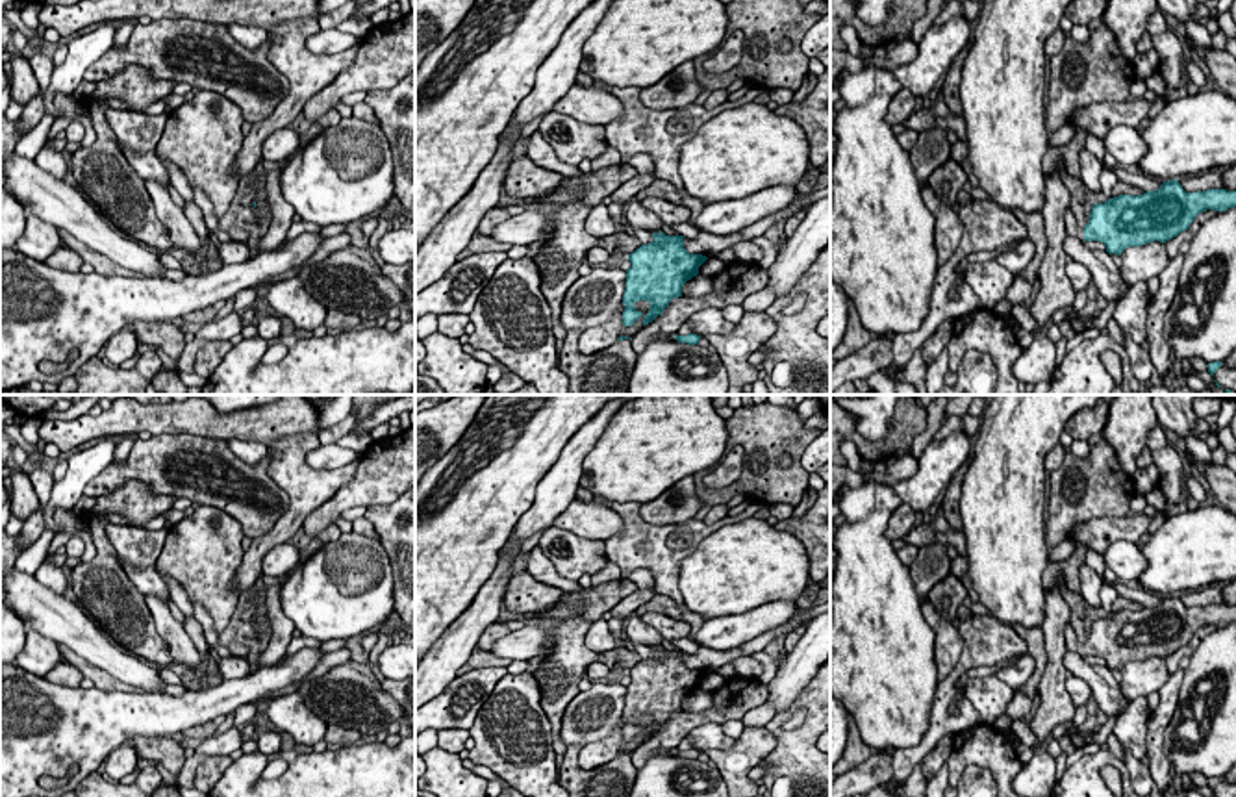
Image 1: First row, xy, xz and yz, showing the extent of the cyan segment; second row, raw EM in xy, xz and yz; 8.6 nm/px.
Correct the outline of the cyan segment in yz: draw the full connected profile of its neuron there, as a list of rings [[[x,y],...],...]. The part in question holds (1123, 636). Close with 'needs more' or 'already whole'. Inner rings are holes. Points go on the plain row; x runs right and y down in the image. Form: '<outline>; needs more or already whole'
[[[1179,595],[1164,597],[1156,606],[1119,610],[1093,619],[1090,638],[1080,643],[1071,625],[1064,626],[1066,647],[1080,656],[1101,656],[1108,669],[1153,656],[1166,658],[1188,645],[1206,625],[1227,626],[1236,621],[1236,606],[1208,604],[1186,608]]]; needs more

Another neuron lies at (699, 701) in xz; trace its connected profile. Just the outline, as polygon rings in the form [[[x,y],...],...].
[[[697,689],[682,702],[682,712],[700,714],[713,708],[712,691]]]

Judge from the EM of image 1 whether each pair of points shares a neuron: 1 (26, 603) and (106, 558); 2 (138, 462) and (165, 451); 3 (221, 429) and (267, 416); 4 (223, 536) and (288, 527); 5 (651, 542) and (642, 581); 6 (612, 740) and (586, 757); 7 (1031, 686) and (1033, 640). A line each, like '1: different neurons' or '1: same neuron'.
1: different neurons
2: same neuron
3: same neuron
4: different neurons
5: different neurons
6: same neuron
7: same neuron

